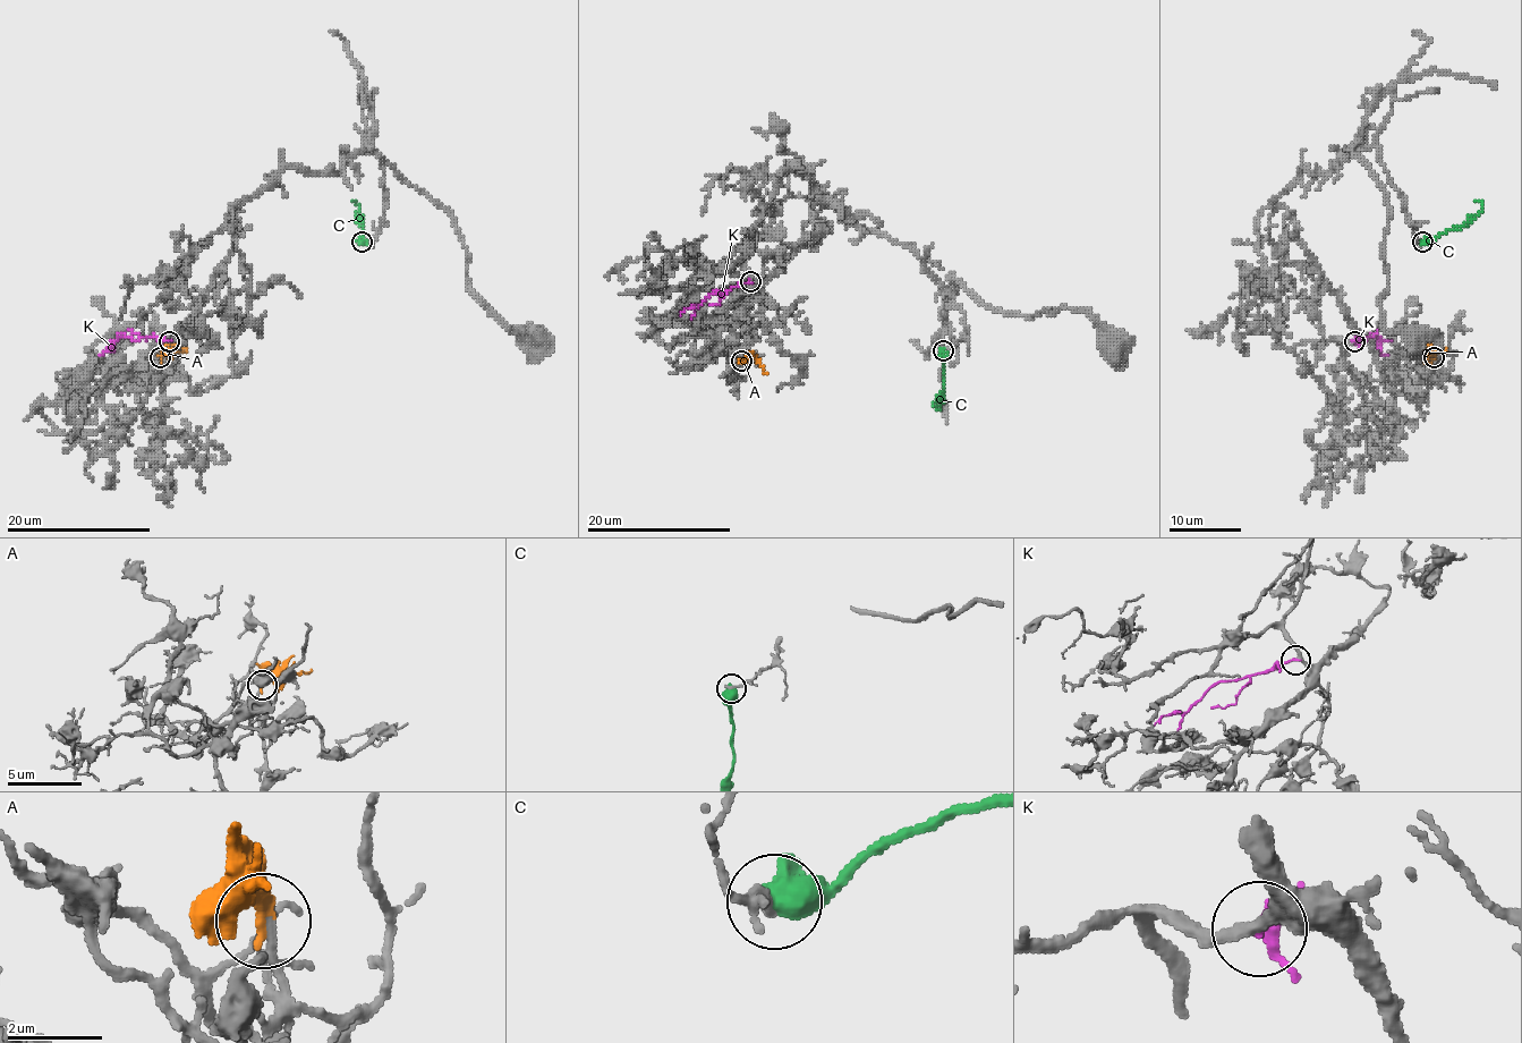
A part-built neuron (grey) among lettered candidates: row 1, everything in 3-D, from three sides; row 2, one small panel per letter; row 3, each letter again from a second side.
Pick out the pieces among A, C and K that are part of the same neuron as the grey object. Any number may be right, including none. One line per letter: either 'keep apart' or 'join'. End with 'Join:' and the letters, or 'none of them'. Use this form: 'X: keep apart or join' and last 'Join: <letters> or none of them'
A: join
C: keep apart
K: keep apart
Join: A

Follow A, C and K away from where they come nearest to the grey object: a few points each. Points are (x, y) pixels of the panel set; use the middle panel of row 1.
A: (741, 362), (757, 359), (766, 374)
C: (942, 350), (944, 387), (938, 410), (933, 403)
K: (749, 282), (712, 293), (697, 307), (685, 310), (680, 316)

